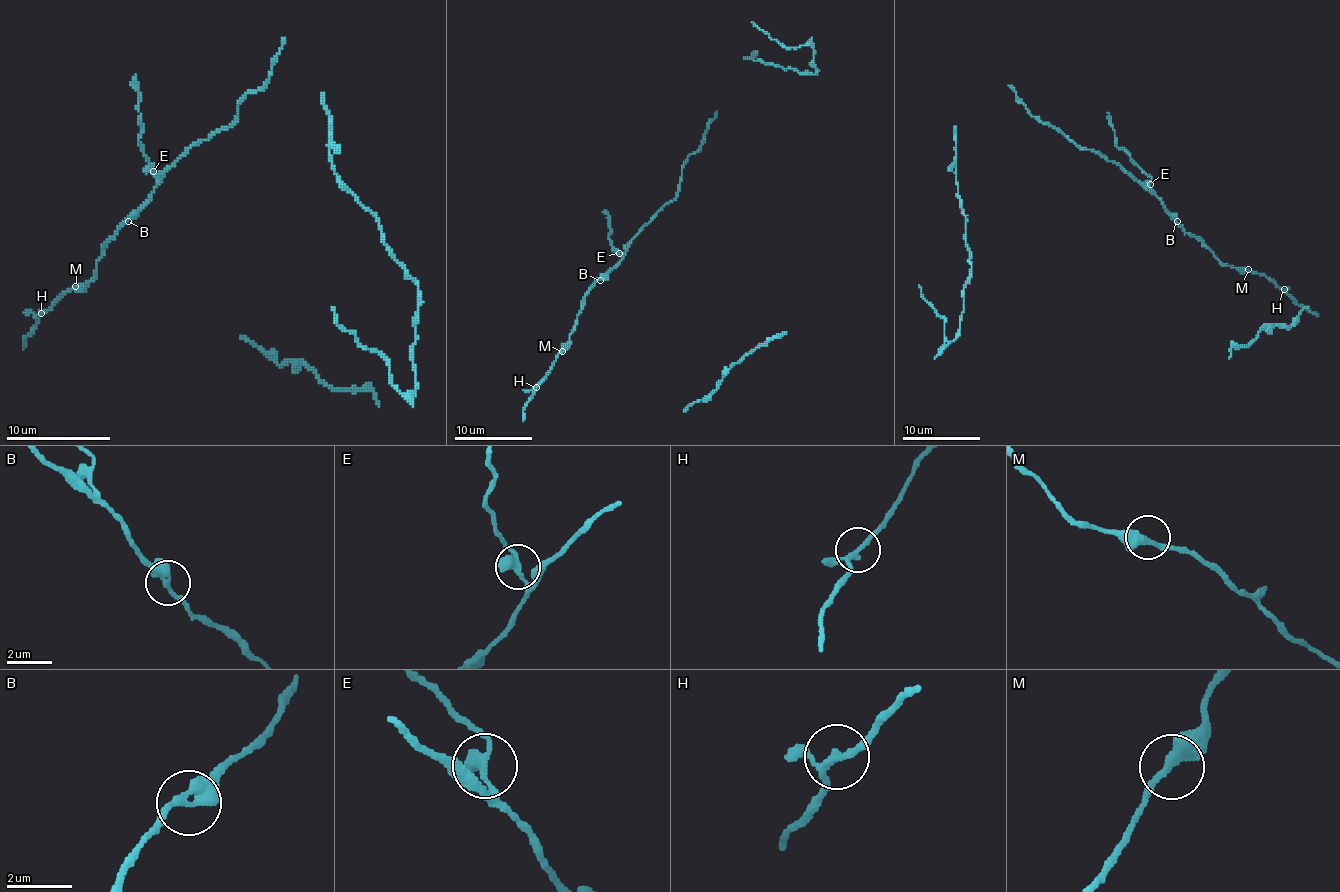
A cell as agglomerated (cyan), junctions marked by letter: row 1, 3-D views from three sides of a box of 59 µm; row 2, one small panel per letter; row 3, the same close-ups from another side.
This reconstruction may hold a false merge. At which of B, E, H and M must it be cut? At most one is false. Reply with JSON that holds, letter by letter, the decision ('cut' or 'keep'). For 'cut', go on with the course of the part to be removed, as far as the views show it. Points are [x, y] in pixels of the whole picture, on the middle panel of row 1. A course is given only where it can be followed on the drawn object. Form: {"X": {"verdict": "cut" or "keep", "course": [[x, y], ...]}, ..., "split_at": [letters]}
{"B": {"verdict": "keep"}, "E": {"verdict": "cut", "course": [[620, 252], [618, 254], [608, 237], [610, 220], [606, 210]]}, "H": {"verdict": "keep"}, "M": {"verdict": "keep"}, "split_at": ["E"]}

